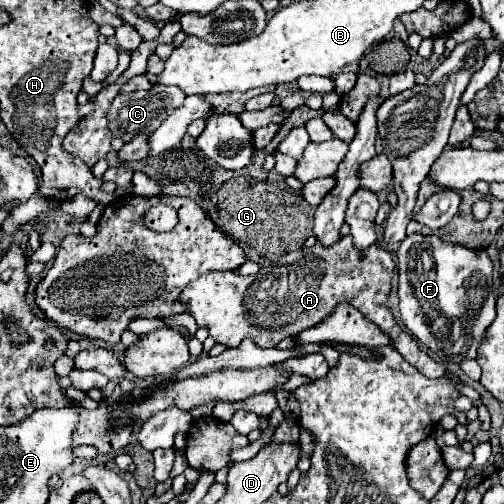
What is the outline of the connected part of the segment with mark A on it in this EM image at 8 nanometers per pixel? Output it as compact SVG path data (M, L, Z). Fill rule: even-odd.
M348 235L330 247L316 241L312 247L288 251L282 259L262 267L256 275L242 277L234 271L204 273L188 283L188 287L180 293L180 303L184 303L186 313L196 319L198 327L206 327L210 331L210 337L216 343L238 347L242 339L252 339L264 349L276 347L284 337L298 335L304 329L322 323L340 303L348 303L380 327L390 337L394 349L422 375L442 377L446 375L446 367L426 355L420 345L394 321L388 307L394 267L392 255L384 247L372 245L358 251ZM284 293L288 295L288 301L284 301Z

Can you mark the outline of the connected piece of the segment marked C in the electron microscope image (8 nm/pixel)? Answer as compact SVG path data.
M154 85L148 91L118 93L108 109L108 127L112 135L122 139L124 143L132 141L136 135L150 135L176 107L182 105L182 99L184 93L172 85Z

